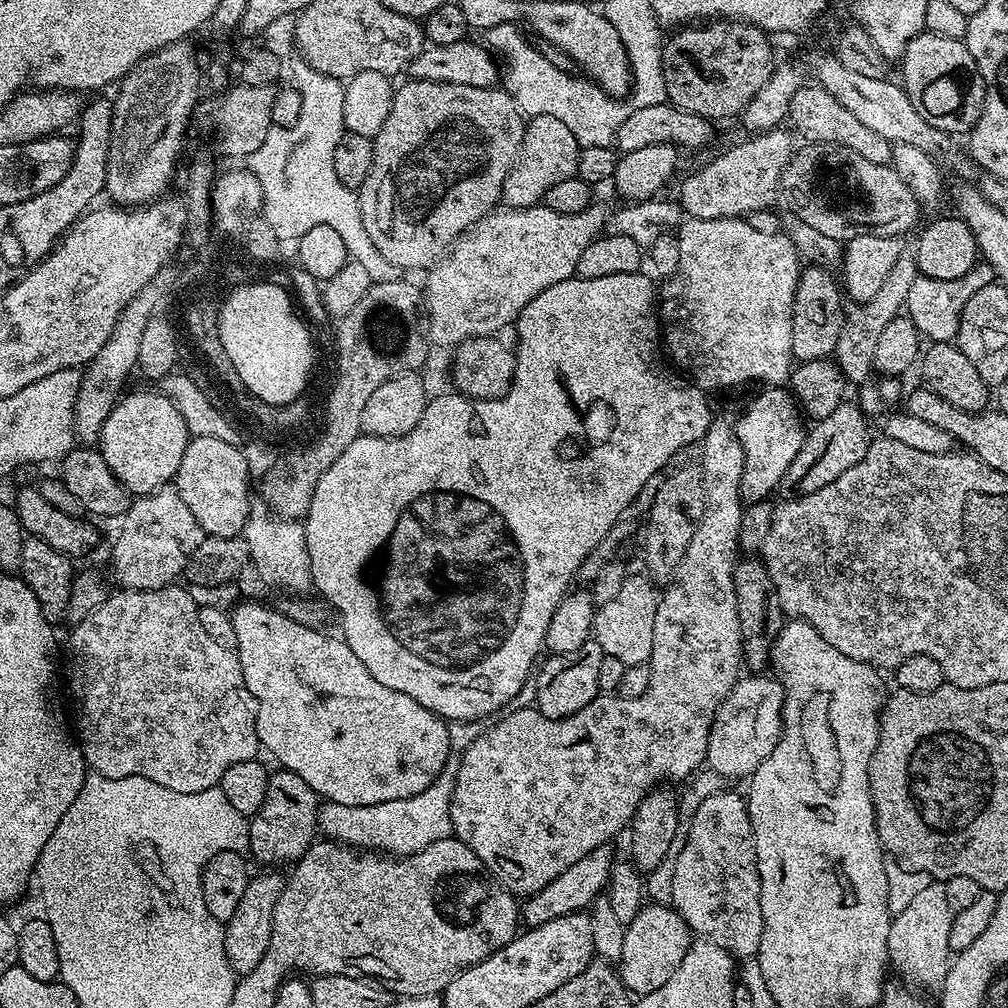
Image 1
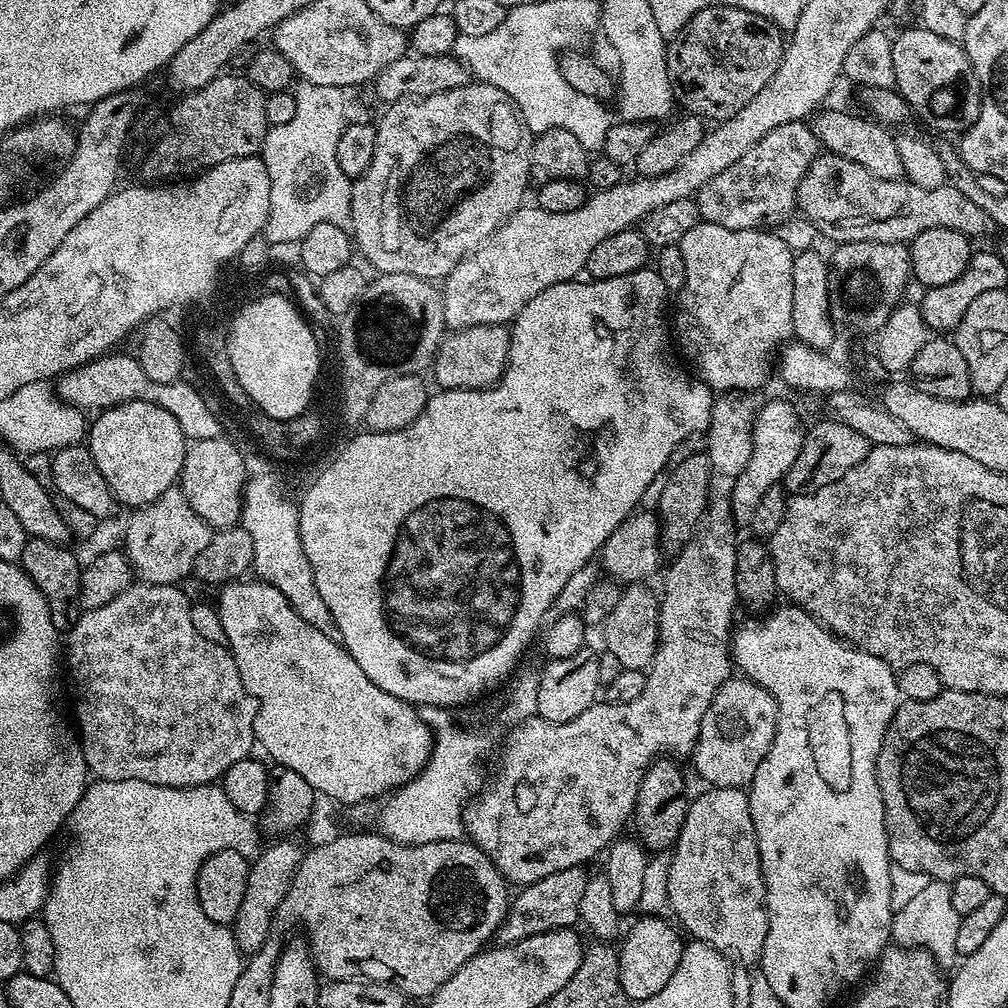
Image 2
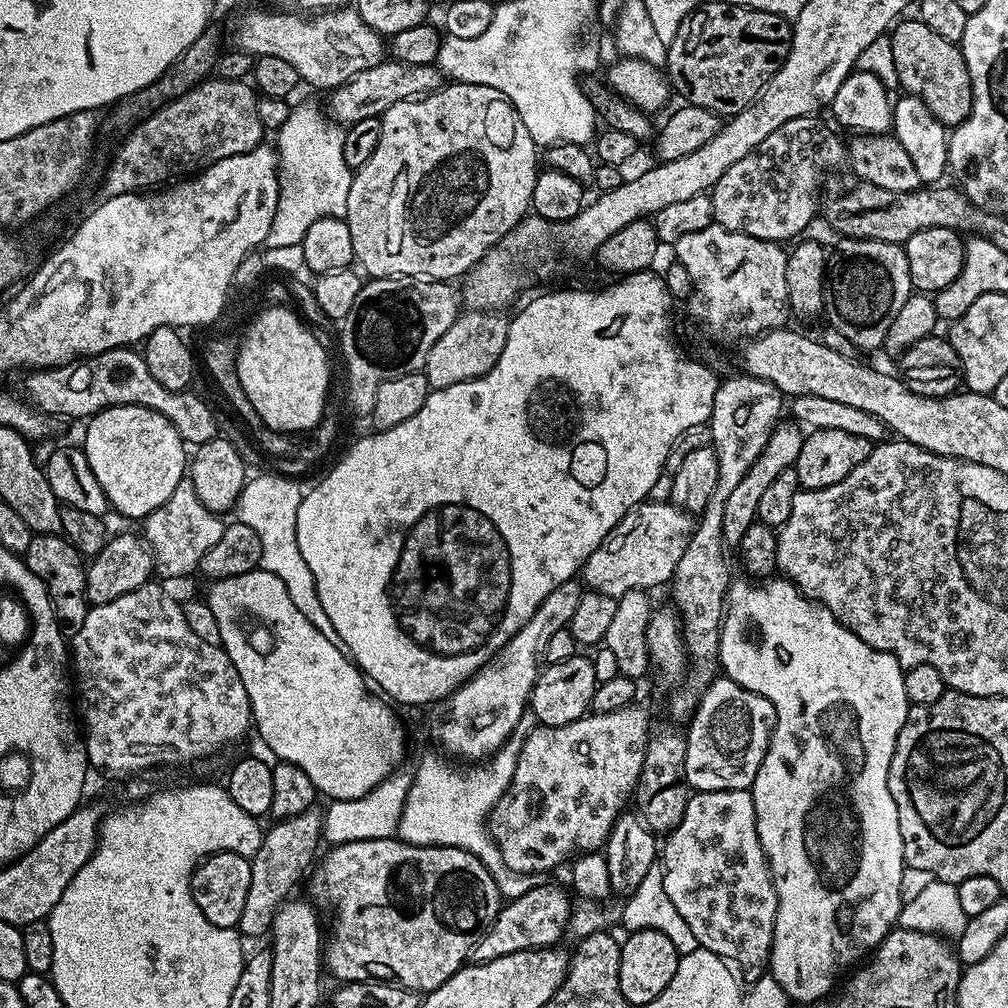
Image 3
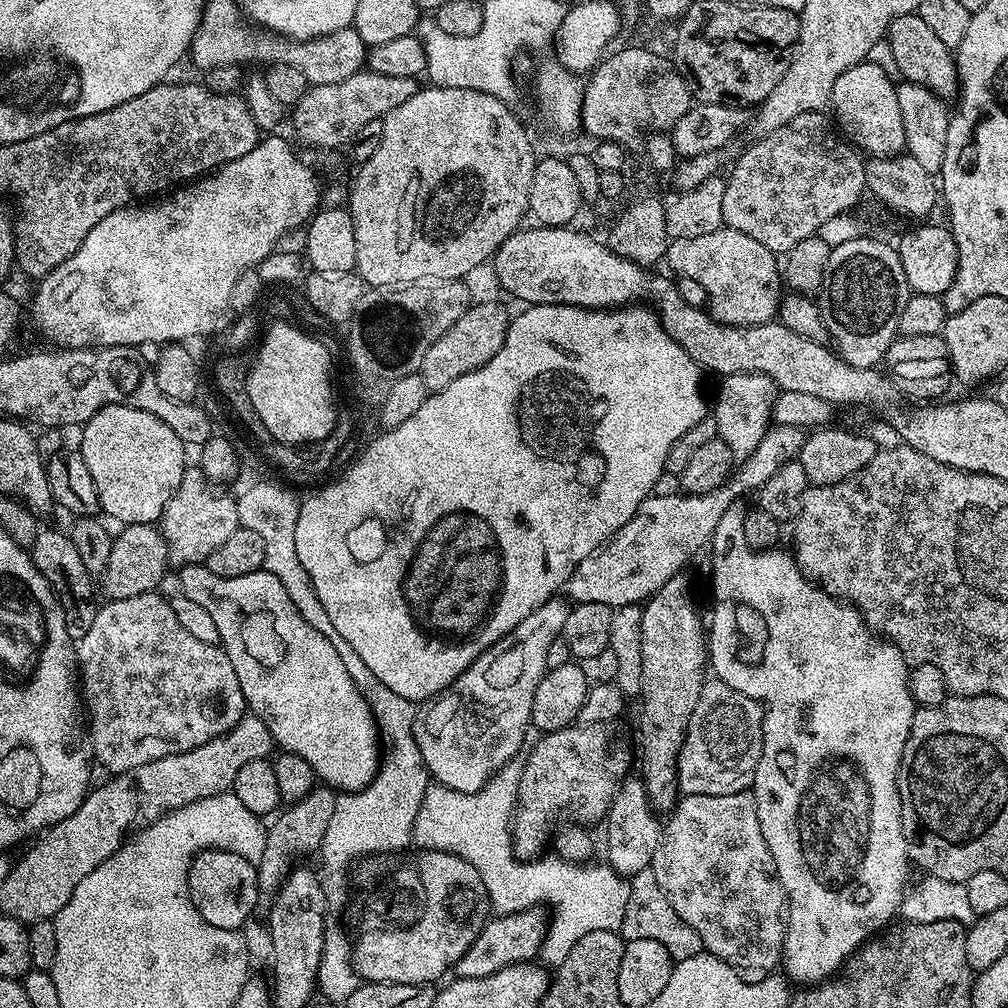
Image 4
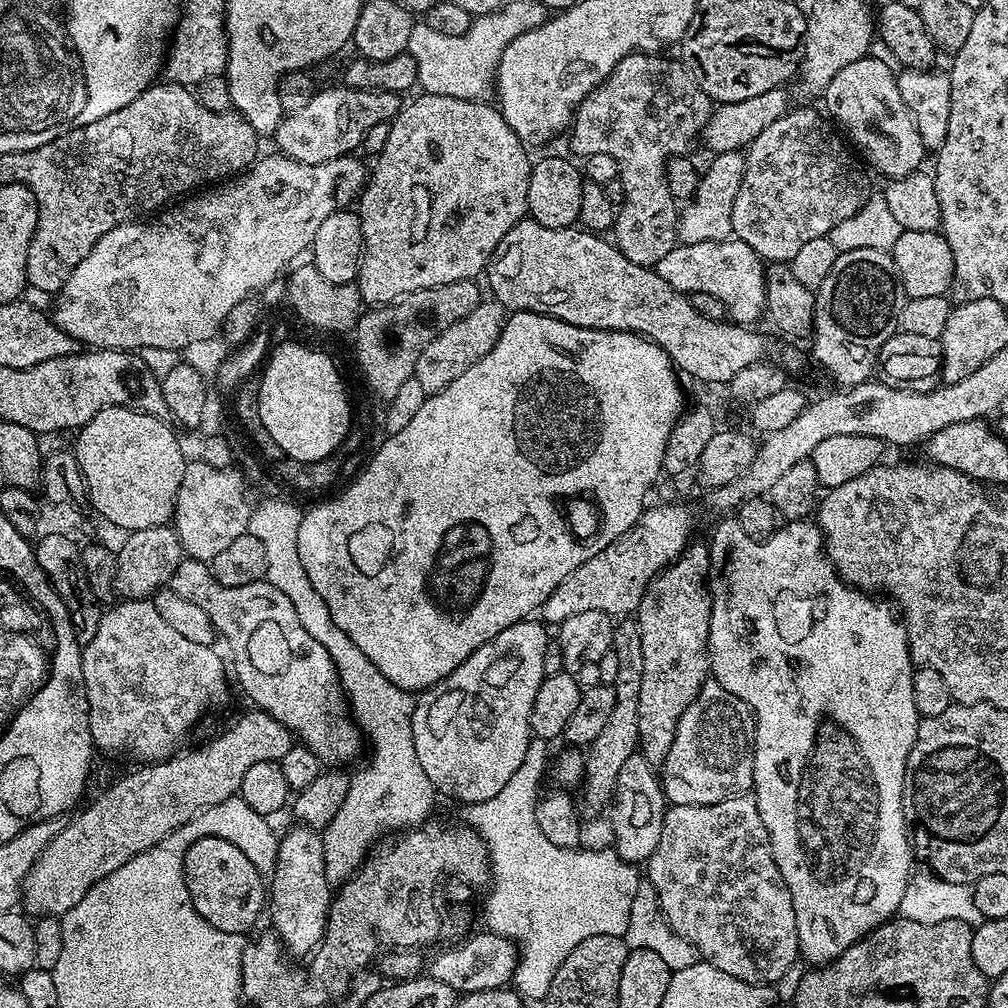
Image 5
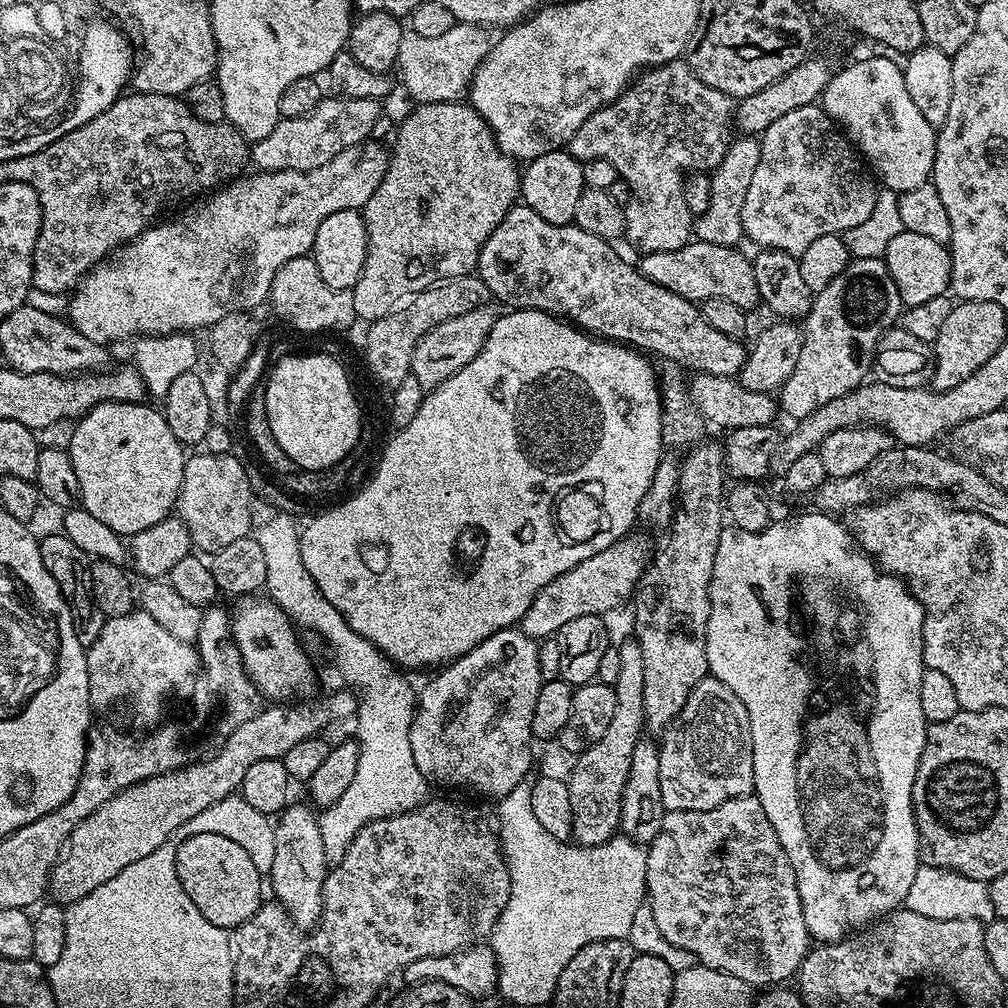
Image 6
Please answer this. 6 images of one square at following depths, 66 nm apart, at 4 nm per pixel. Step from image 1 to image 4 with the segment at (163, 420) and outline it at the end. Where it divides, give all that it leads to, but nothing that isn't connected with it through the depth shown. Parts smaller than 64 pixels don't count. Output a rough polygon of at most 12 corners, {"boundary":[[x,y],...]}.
{"boundary":[[111,404],[78,454],[99,511],[159,521],[186,445],[154,414]]}

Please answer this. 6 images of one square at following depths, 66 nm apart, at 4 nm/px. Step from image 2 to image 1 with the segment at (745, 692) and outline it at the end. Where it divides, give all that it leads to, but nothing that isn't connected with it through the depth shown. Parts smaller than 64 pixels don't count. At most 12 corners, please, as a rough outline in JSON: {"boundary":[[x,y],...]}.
{"boundary":[[745,675],[712,716],[706,764],[751,778],[784,729],[779,679]]}

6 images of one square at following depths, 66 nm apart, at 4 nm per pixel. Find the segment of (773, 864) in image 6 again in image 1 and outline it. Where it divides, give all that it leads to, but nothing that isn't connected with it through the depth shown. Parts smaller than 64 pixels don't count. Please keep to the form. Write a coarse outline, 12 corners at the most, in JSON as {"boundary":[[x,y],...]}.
{"boundary":[[747,799],[699,806],[671,907],[755,957],[764,919]]}

